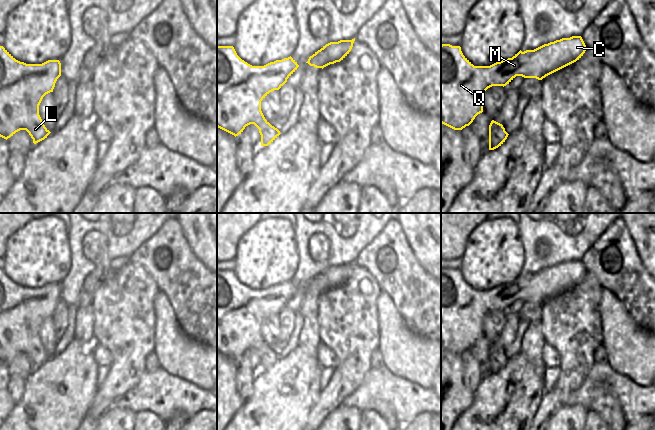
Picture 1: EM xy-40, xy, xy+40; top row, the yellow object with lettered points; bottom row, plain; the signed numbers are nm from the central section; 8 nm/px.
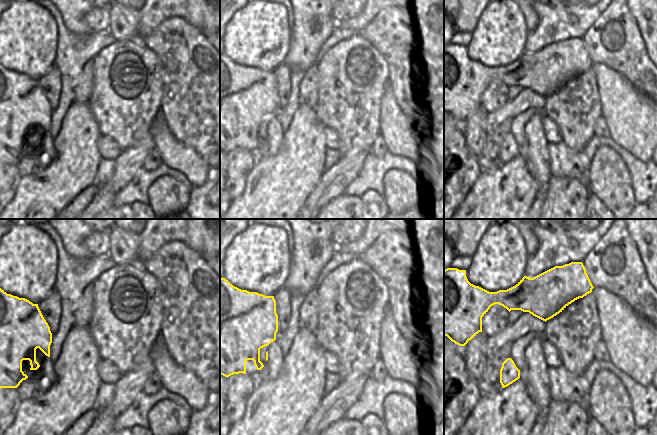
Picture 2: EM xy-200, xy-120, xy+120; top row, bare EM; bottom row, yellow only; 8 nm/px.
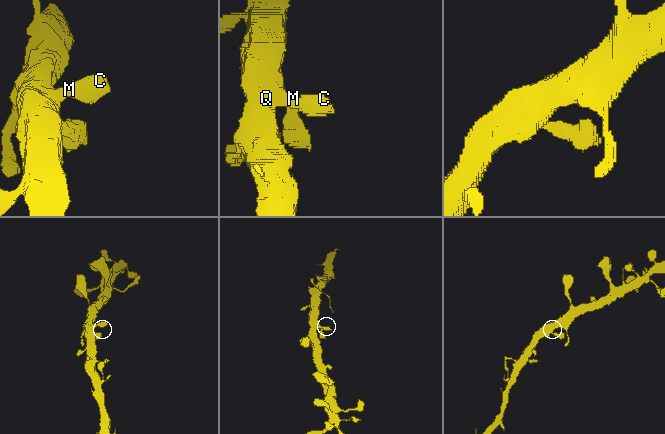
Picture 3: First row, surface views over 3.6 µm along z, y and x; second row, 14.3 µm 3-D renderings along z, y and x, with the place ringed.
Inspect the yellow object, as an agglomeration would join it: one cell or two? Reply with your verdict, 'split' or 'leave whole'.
leave whole

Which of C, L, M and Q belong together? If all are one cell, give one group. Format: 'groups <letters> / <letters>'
groups C L M Q

